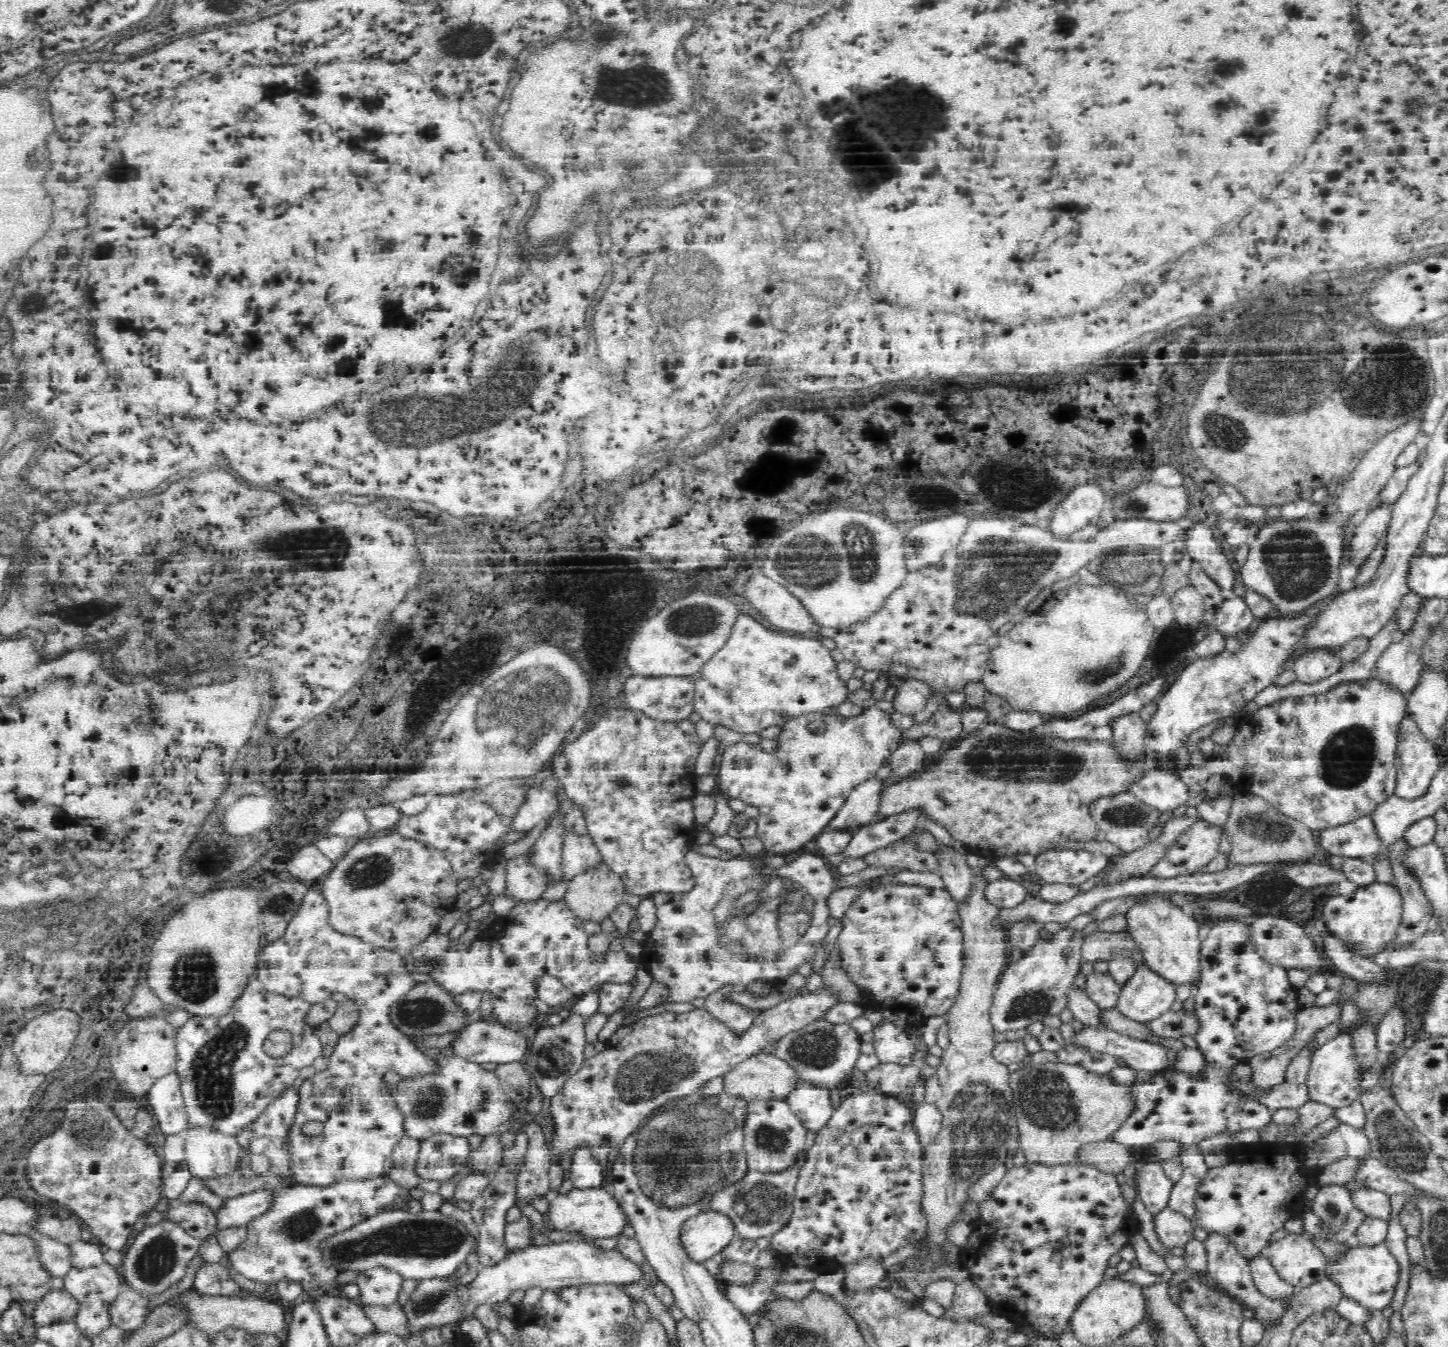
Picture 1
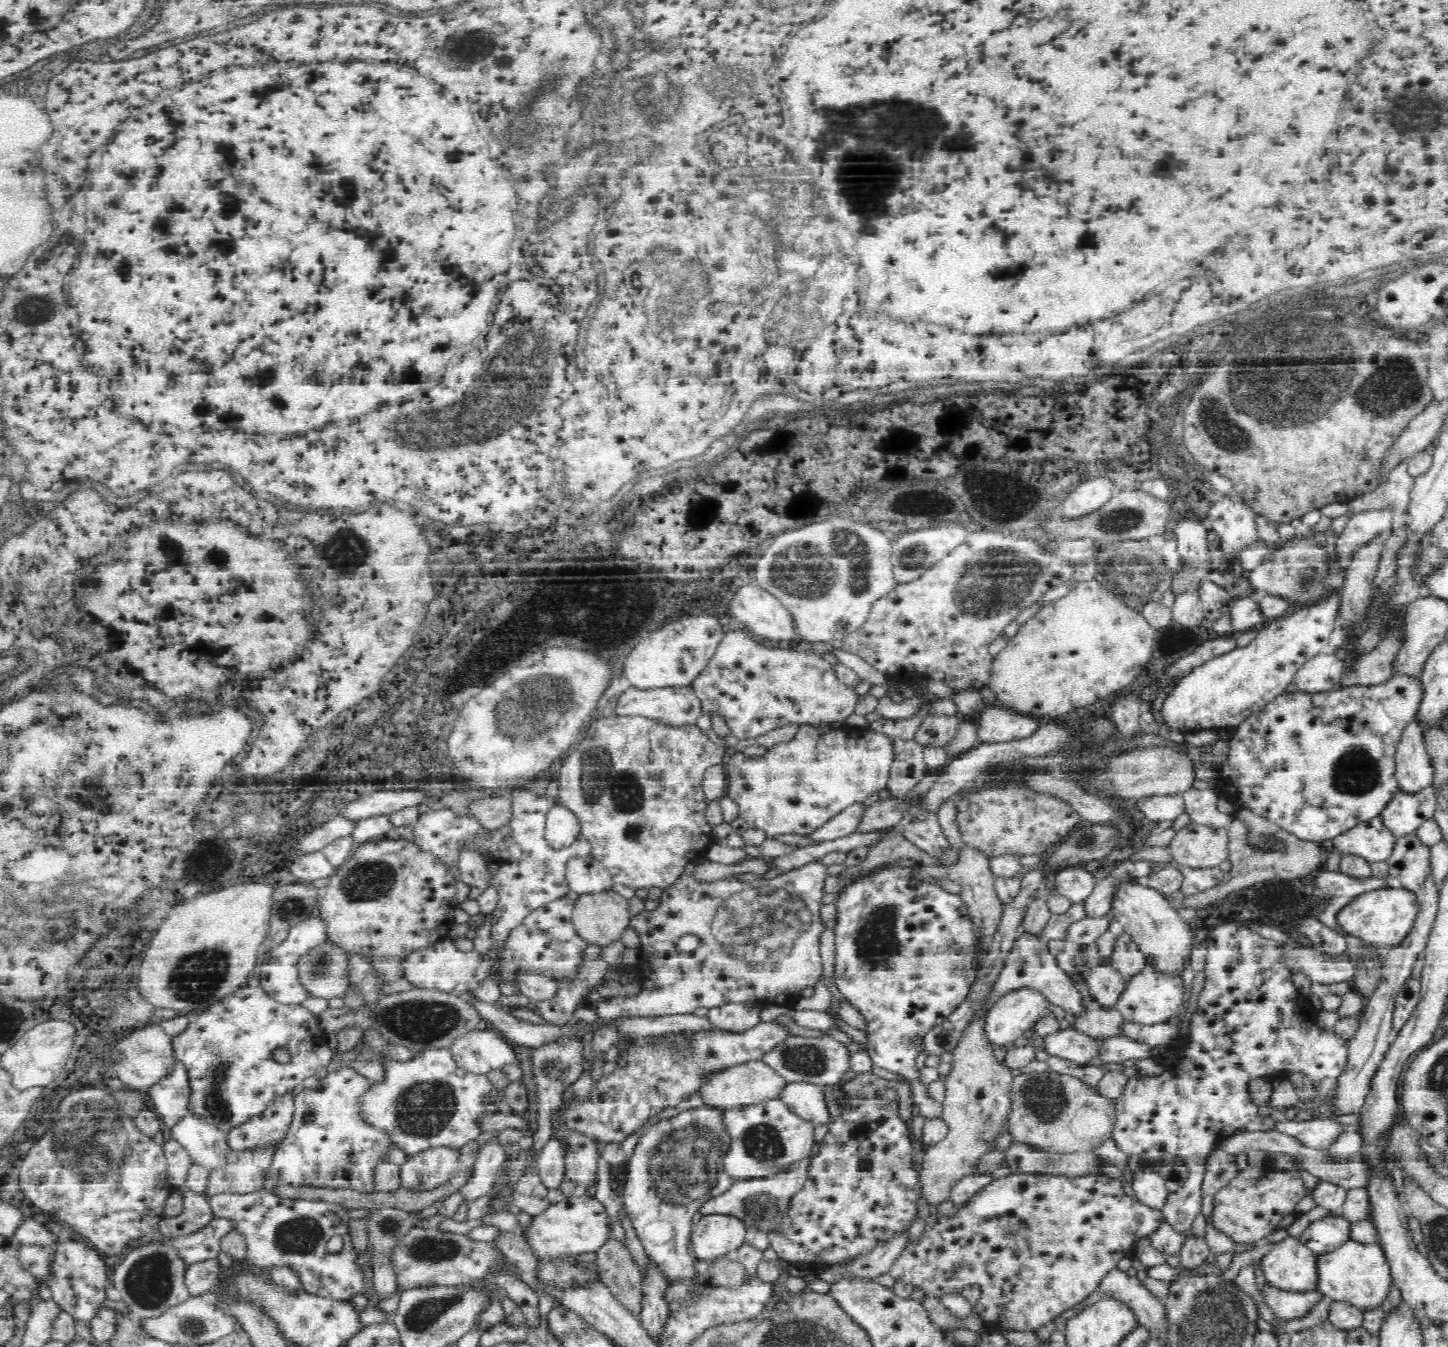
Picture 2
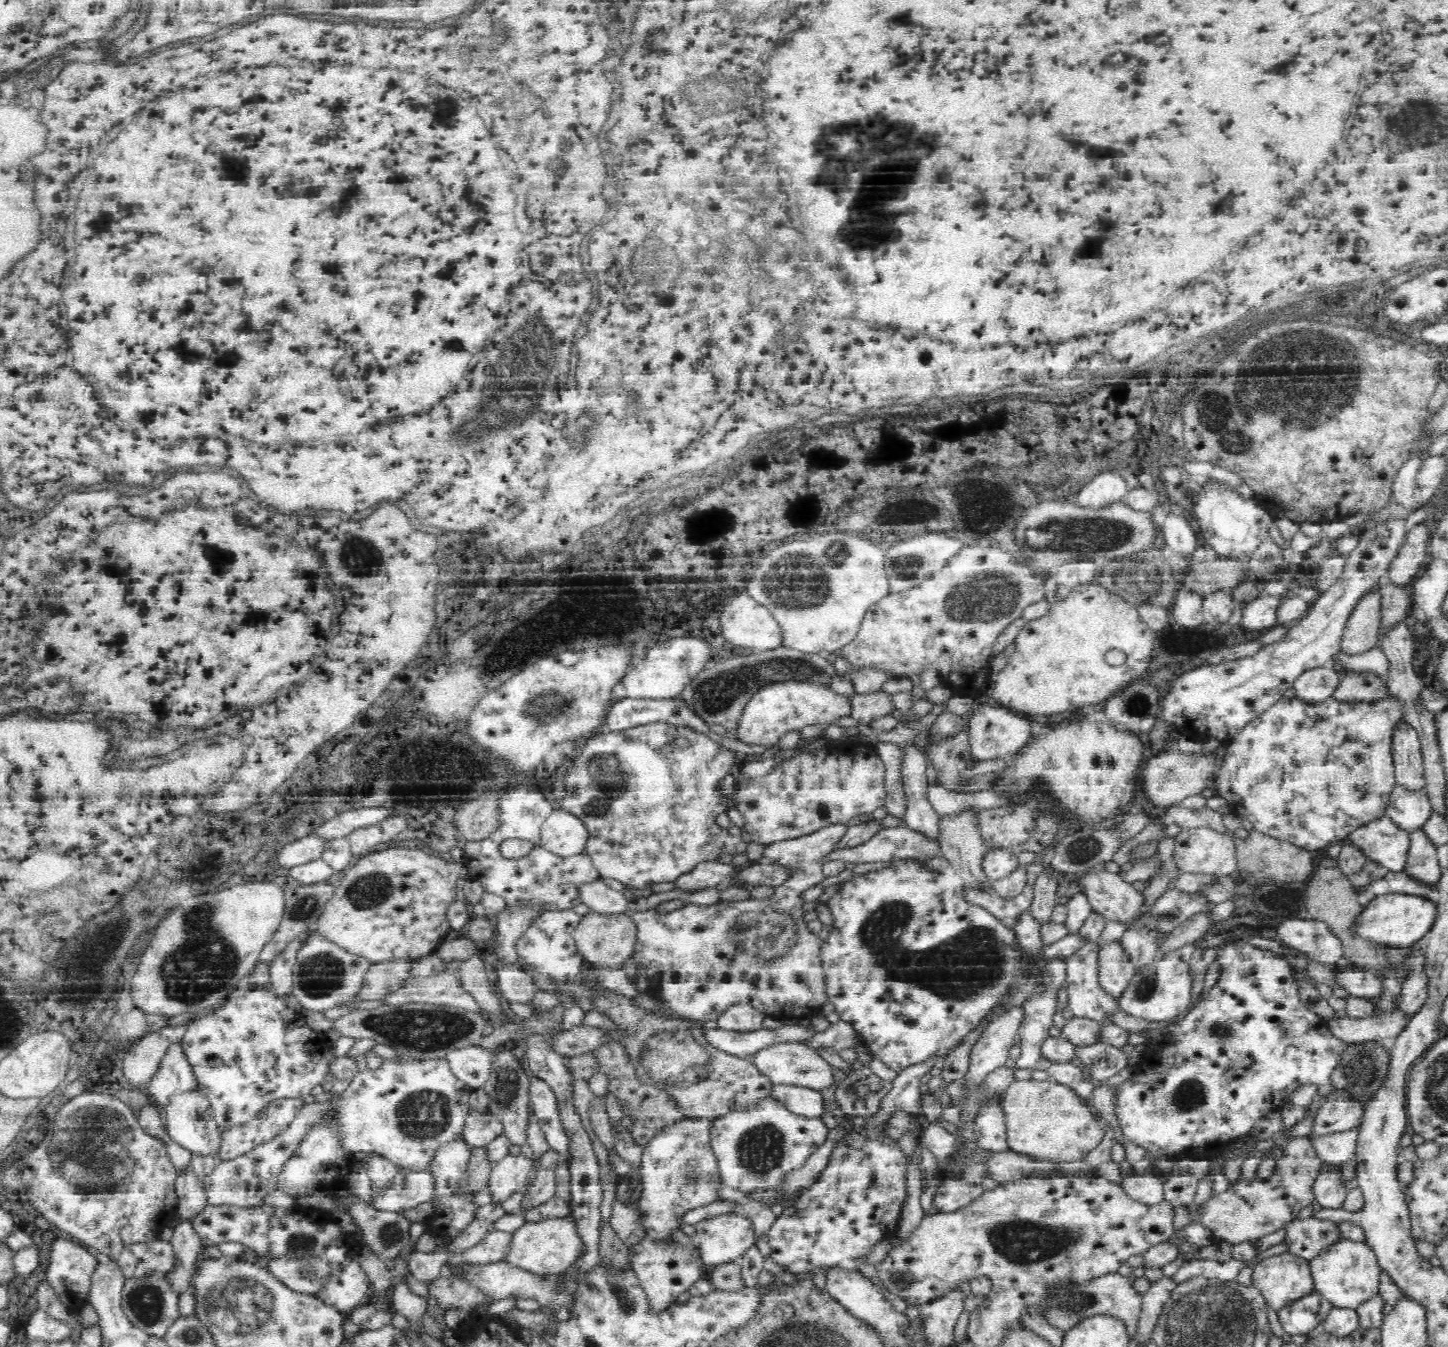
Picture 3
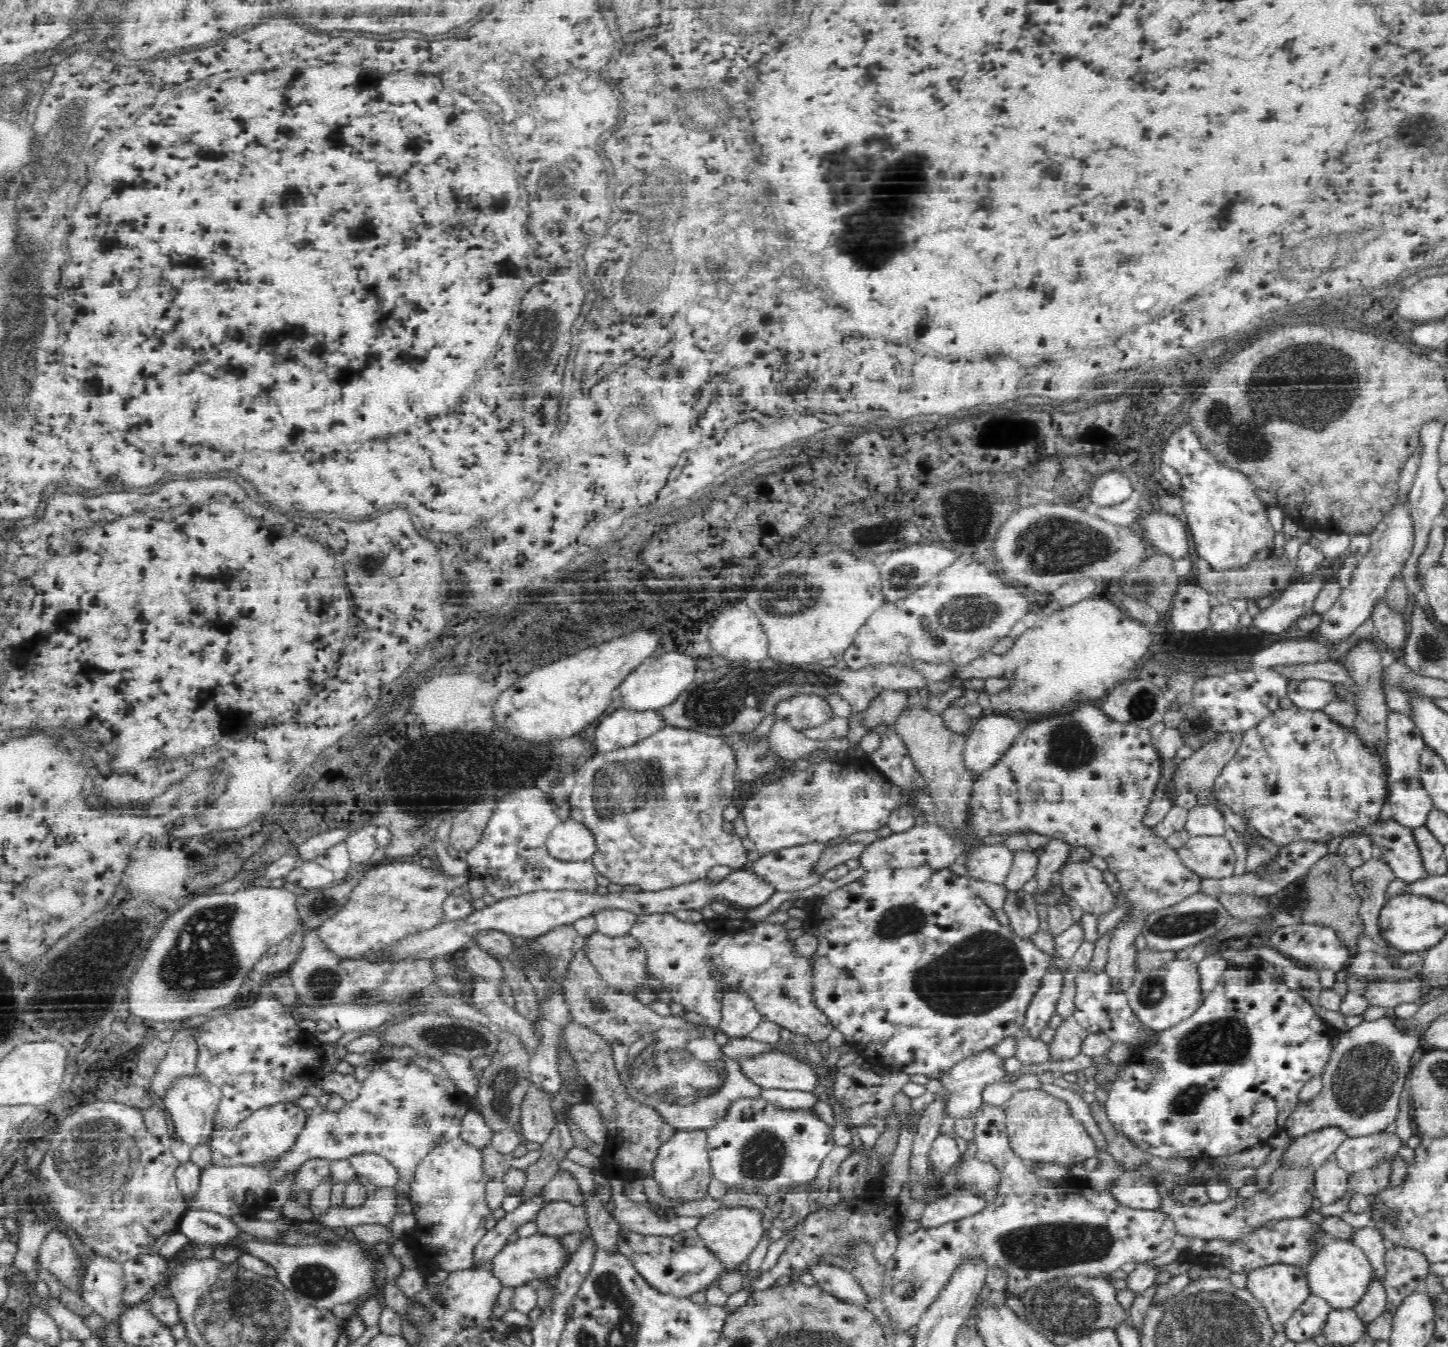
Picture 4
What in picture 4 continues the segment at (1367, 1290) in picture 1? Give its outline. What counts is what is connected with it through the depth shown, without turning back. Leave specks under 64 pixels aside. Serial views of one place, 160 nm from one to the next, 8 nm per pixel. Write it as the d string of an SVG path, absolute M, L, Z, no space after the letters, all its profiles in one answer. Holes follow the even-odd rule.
M1335 1238L1324 1243L1309 1259L1304 1271L1311 1294L1324 1299L1334 1309L1353 1309L1364 1296L1374 1274L1366 1255L1350 1240Z

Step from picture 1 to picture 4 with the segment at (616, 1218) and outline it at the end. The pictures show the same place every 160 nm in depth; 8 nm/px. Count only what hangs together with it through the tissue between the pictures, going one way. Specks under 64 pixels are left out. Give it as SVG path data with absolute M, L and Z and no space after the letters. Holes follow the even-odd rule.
M536 1234L532 1238L520 1237L516 1242L506 1244L490 1264L491 1276L496 1277L503 1288L515 1288L534 1279L552 1275L562 1268L563 1247L554 1238Z

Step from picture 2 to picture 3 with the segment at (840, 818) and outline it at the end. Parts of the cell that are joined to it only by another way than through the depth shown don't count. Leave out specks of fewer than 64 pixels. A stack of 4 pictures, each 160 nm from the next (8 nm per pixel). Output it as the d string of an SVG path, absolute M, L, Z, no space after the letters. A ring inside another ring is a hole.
M845 825L829 826L806 837L788 839L765 846L758 862L788 870L787 880L773 888L774 894L770 899L762 902L751 898L735 903L726 902L720 914L718 914L718 908L704 908L698 905L686 905L683 909L665 915L658 915L656 907L650 910L634 910L629 913L631 921L638 929L634 964L647 968L649 980L660 984L659 991L657 991L660 1001L671 1008L678 1022L717 1021L726 1007L736 1002L748 1002L764 1016L773 1016L784 1019L786 1022L809 1021L814 1014L820 1014L822 1006L828 1000L826 985L823 984L822 963L820 963L822 941L818 936L818 931L810 931L809 926L803 922L801 894L827 877L823 873L825 859L834 851L836 842L842 838L845 829ZM728 950L734 960L738 960L736 952L744 956L740 956L740 962L710 962L712 960L710 952L714 954L714 952L728 952Z

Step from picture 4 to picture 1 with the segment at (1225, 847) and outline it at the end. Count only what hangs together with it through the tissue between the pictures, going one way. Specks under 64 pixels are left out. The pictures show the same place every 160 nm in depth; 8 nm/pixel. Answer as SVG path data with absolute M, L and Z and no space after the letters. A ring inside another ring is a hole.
M1206 820L1193 822L1166 846L1165 858L1191 874L1219 855L1223 838L1222 825Z

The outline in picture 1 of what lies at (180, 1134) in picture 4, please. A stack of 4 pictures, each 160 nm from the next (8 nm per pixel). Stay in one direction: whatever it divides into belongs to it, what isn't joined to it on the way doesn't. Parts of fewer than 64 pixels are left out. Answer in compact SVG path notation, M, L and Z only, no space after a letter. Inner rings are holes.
M192 1126L184 1130L186 1168L192 1176L210 1179L234 1172L241 1158L242 1148L238 1145L235 1137L228 1134L219 1134L210 1126Z

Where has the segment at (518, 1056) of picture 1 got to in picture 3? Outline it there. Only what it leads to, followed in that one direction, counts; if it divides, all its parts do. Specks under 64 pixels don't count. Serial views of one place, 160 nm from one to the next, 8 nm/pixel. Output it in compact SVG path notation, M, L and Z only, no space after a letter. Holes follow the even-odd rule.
M478 1046L452 1051L445 1059L452 1075L471 1091L481 1088L488 1080L492 1053L482 1051Z

